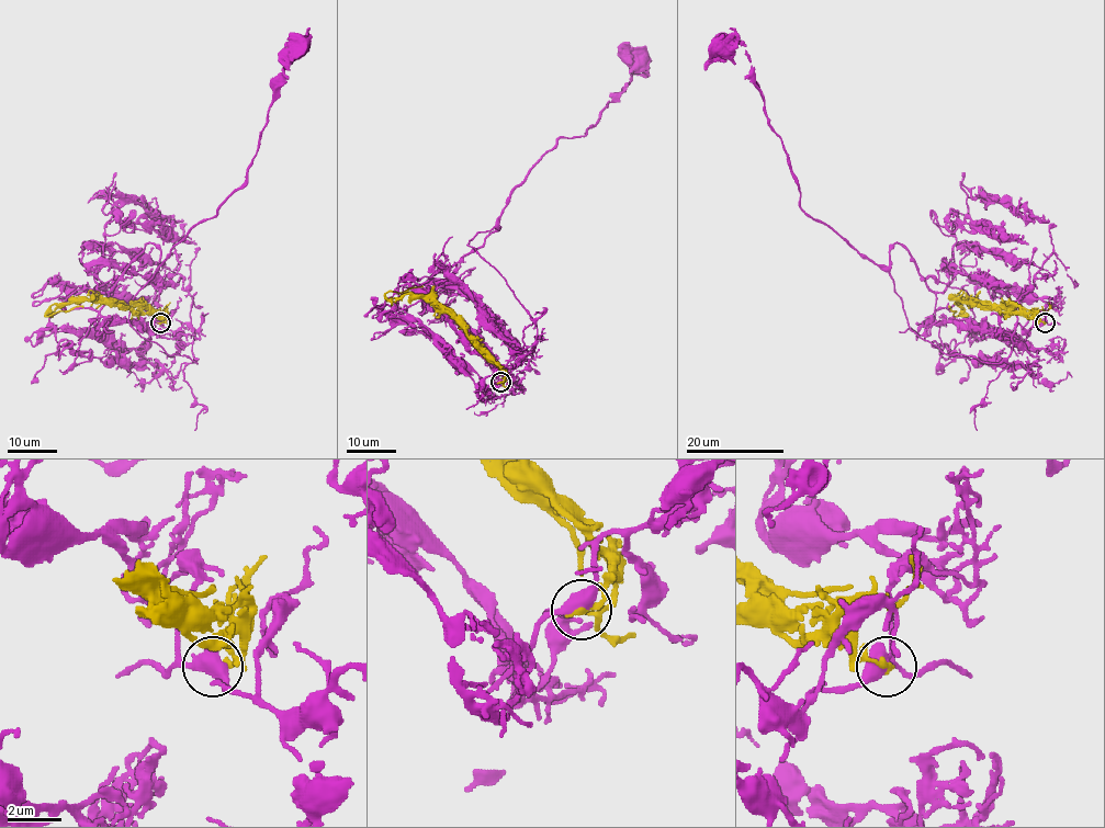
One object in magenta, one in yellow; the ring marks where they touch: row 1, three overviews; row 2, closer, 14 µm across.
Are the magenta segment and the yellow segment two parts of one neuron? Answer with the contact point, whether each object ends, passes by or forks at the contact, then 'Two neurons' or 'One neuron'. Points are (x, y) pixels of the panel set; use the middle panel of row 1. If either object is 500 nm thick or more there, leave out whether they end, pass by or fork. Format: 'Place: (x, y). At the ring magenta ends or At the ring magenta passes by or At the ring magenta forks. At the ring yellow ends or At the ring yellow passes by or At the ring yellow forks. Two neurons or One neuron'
Place: (500, 382). One neuron

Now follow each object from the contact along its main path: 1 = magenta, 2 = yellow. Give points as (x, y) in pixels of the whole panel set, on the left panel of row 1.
1: (160, 322), (172, 331), (185, 322), (196, 363), (145, 340), (128, 321), (132, 299), (245, 181), (297, 45)
2: (160, 322), (165, 319), (132, 313), (105, 302), (53, 304), (46, 314), (82, 305)

